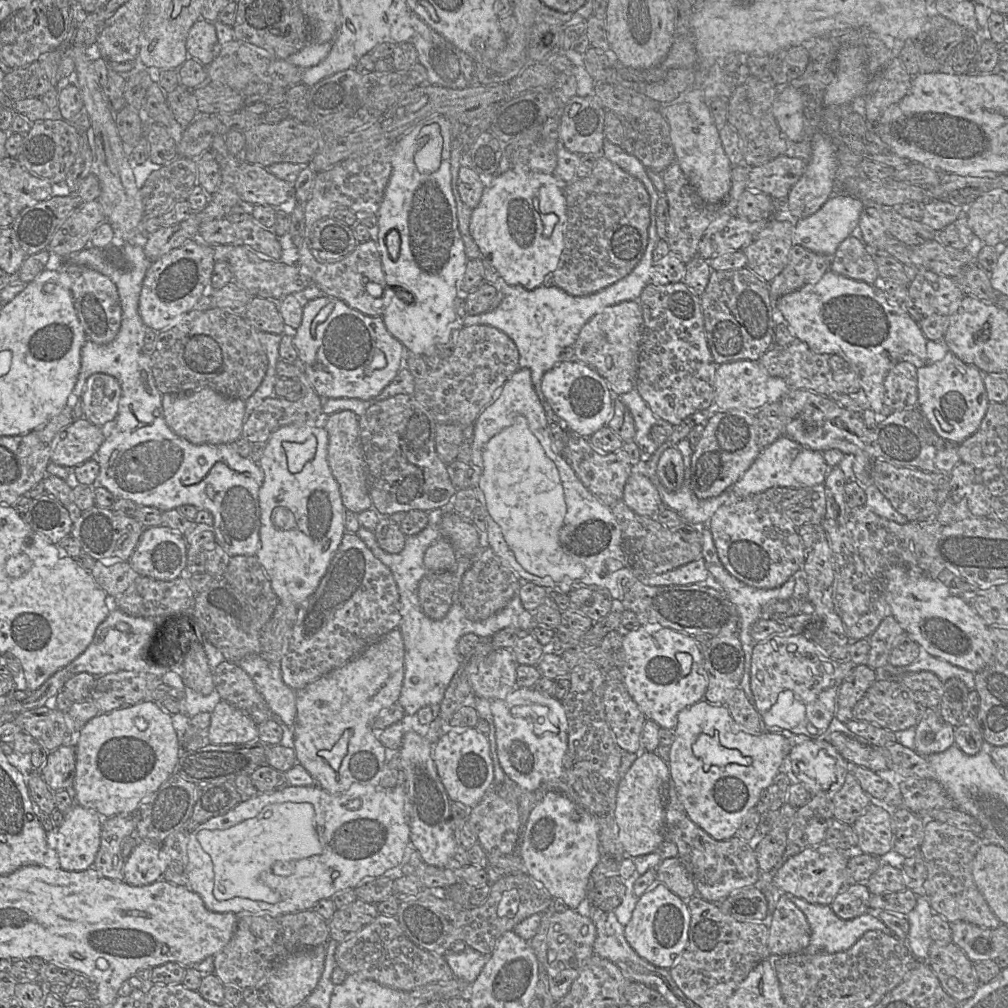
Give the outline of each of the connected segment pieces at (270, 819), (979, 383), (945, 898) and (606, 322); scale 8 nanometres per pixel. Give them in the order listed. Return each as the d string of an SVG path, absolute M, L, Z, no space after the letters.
M402 784L390 789L363 787L352 785L348 790L332 794L318 785L313 786L288 786L272 793L257 793L251 799L241 801L227 813L208 819L199 824L191 832L187 845L187 875L188 887L197 893L203 900L206 908L212 912L232 912L240 915L270 915L293 913L313 909L315 904L325 898L332 898L337 892L353 888L367 879L382 875L391 875L393 868L399 868L404 861L405 851L410 844L410 828L405 811L405 790Z
M951 351L938 362L927 362L917 368L918 407L926 416L935 432L943 439L960 444L980 426L989 404L982 371L975 365L960 360Z
M938 820L926 821L924 838L919 848L927 869L924 896L933 912L950 924L964 921L984 928L996 928L1001 924L977 888L972 874L972 864L982 844L983 831L982 836L979 836L976 829L962 829Z
M637 300L624 301L606 307L581 328L574 343L575 361L583 363L605 379L616 398L635 387L643 318Z

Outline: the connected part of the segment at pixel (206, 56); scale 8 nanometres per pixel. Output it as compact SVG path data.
M200 18L189 30L186 48L188 57L208 67L219 53L214 24Z

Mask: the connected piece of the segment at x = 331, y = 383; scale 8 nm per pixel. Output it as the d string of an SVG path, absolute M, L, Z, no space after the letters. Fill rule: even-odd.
M322 295L308 301L303 306L301 324L295 331L293 344L302 363L302 371L322 399L373 399L395 378L405 363L407 350L388 332L382 317L362 314L335 297Z

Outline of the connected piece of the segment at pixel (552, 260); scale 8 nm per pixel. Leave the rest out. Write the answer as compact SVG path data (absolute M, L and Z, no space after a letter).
M511 167L499 174L484 188L479 204L472 209L470 233L484 259L487 259L509 285L520 285L527 290L541 286L547 275L557 267L564 248L567 224L567 201L563 187L554 174Z

